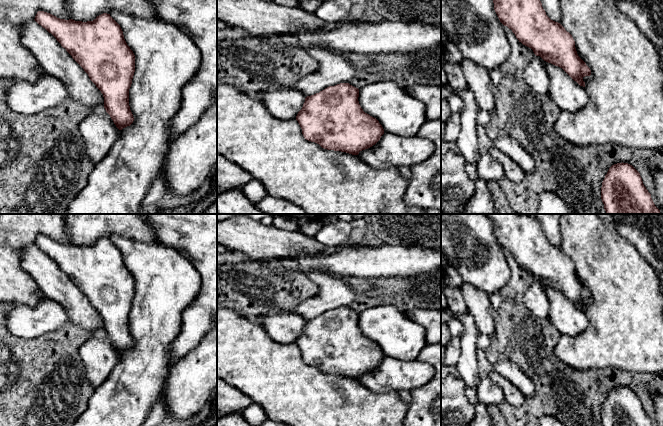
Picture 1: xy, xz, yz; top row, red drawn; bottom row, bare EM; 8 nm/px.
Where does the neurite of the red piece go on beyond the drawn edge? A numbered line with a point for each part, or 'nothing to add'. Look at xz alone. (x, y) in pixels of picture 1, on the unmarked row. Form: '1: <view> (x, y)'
1: xz (284, 327)

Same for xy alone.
1: xy (53, 283)

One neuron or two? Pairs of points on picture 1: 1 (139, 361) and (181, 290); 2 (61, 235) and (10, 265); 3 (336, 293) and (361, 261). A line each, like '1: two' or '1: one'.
1: one
2: one
3: two

